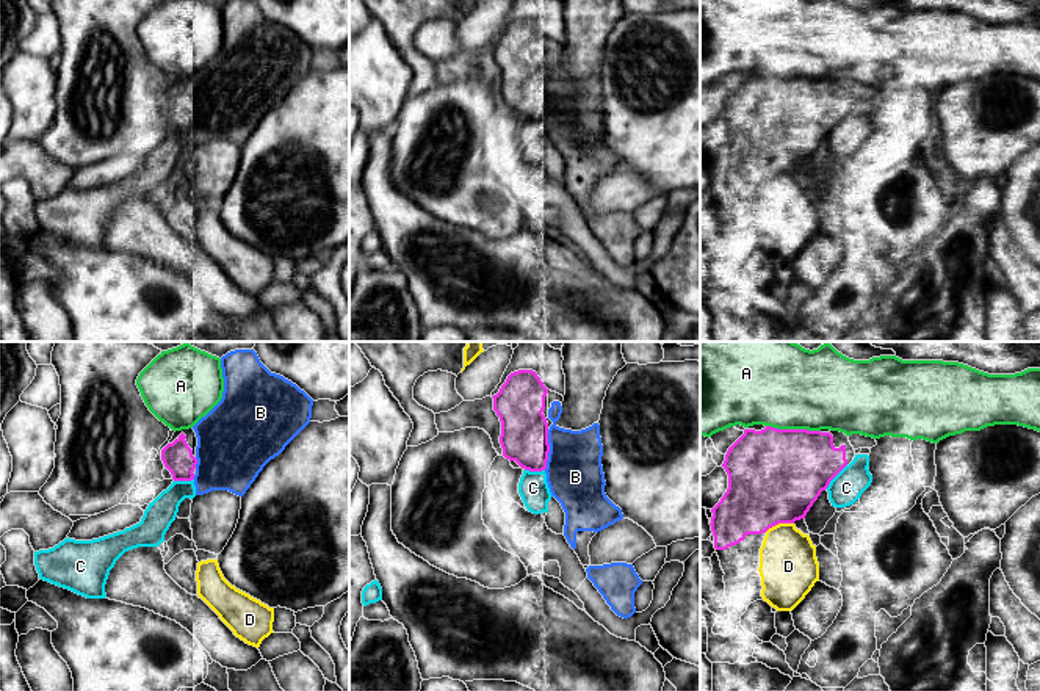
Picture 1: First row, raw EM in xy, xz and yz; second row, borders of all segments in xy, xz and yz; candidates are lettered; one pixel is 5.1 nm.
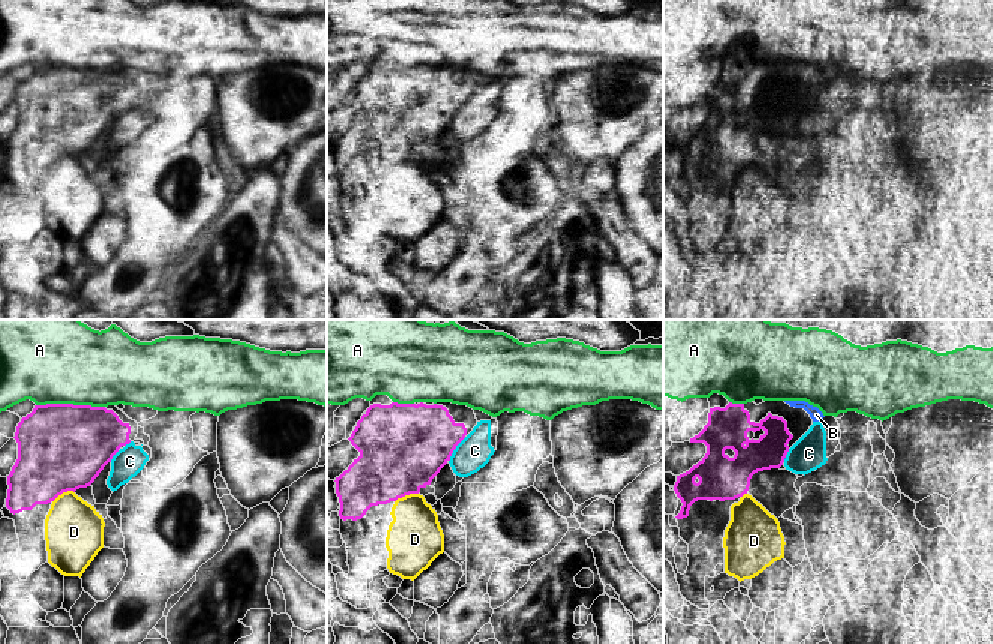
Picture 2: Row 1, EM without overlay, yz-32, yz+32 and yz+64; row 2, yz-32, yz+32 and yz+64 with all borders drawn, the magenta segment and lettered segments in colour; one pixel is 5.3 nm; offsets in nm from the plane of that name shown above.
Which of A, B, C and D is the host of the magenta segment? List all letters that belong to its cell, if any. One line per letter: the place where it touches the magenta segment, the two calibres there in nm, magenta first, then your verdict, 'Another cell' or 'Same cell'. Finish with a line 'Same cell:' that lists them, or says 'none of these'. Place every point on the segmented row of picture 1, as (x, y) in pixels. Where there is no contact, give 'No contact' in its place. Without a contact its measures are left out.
A: Touches magenta at yz (793, 430). Thickness 480 nm (magenta) against 440 nm. Another cell
B: Touches magenta at xz (548, 450). Thickness 240 nm (magenta) against 300 nm. Same cell
C: Touches magenta at yz (835, 475). Thickness 420 nm (magenta) against 170 nm. Another cell
D: Touches magenta at yz (779, 522). Thickness 480 nm (magenta) against 300 nm. Another cell
Same cell: B

